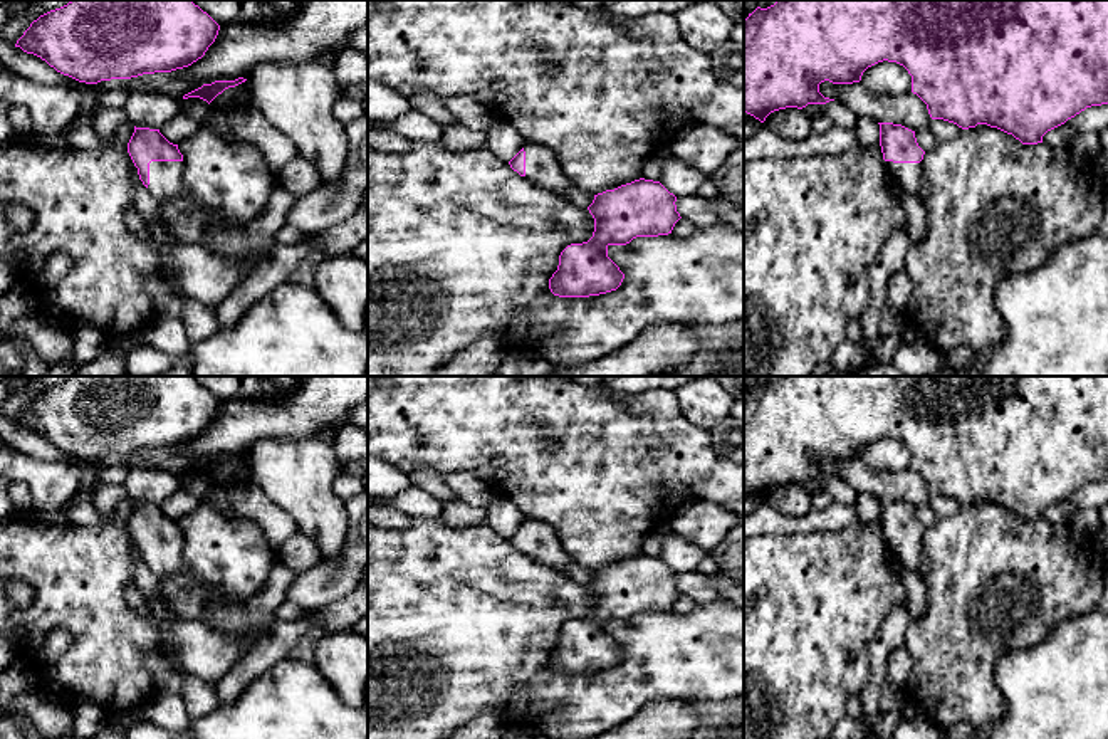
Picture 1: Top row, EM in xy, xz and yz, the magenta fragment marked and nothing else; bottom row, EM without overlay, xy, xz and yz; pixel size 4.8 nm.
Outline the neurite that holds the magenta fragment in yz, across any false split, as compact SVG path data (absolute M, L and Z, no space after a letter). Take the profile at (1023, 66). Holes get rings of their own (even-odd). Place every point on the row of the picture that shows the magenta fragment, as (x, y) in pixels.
M777 0L767 8L757 7L744 20L744 113L764 123L779 109L826 104L834 99L819 92L821 82L860 82L868 67L883 60L896 62L908 71L912 92L927 104L932 119L943 119L962 129L987 124L1012 134L1022 144L1037 144L1048 131L1086 107L1108 104L1108 0Z

